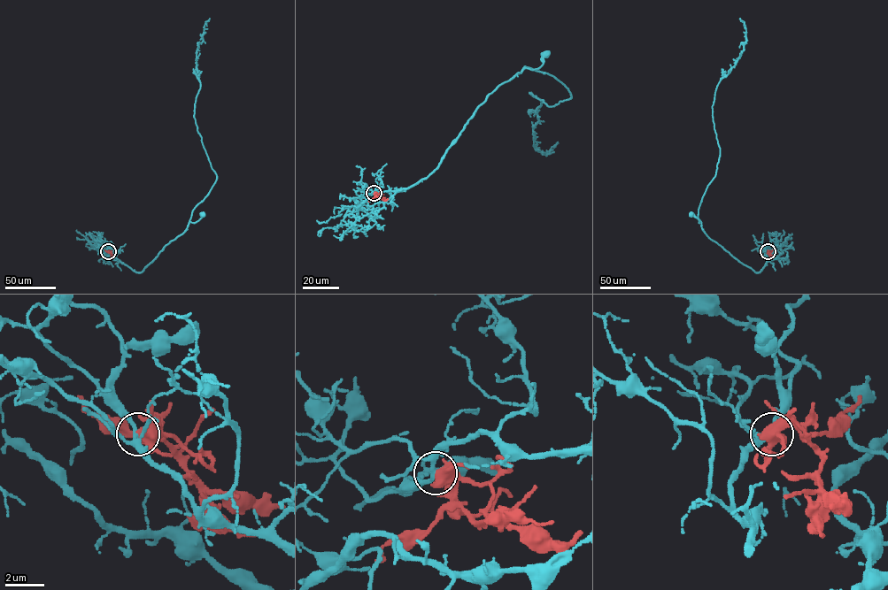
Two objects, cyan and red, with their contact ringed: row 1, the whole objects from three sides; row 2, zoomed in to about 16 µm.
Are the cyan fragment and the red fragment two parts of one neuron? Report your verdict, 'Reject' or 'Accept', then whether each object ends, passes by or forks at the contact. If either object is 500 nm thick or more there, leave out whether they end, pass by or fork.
Reject

